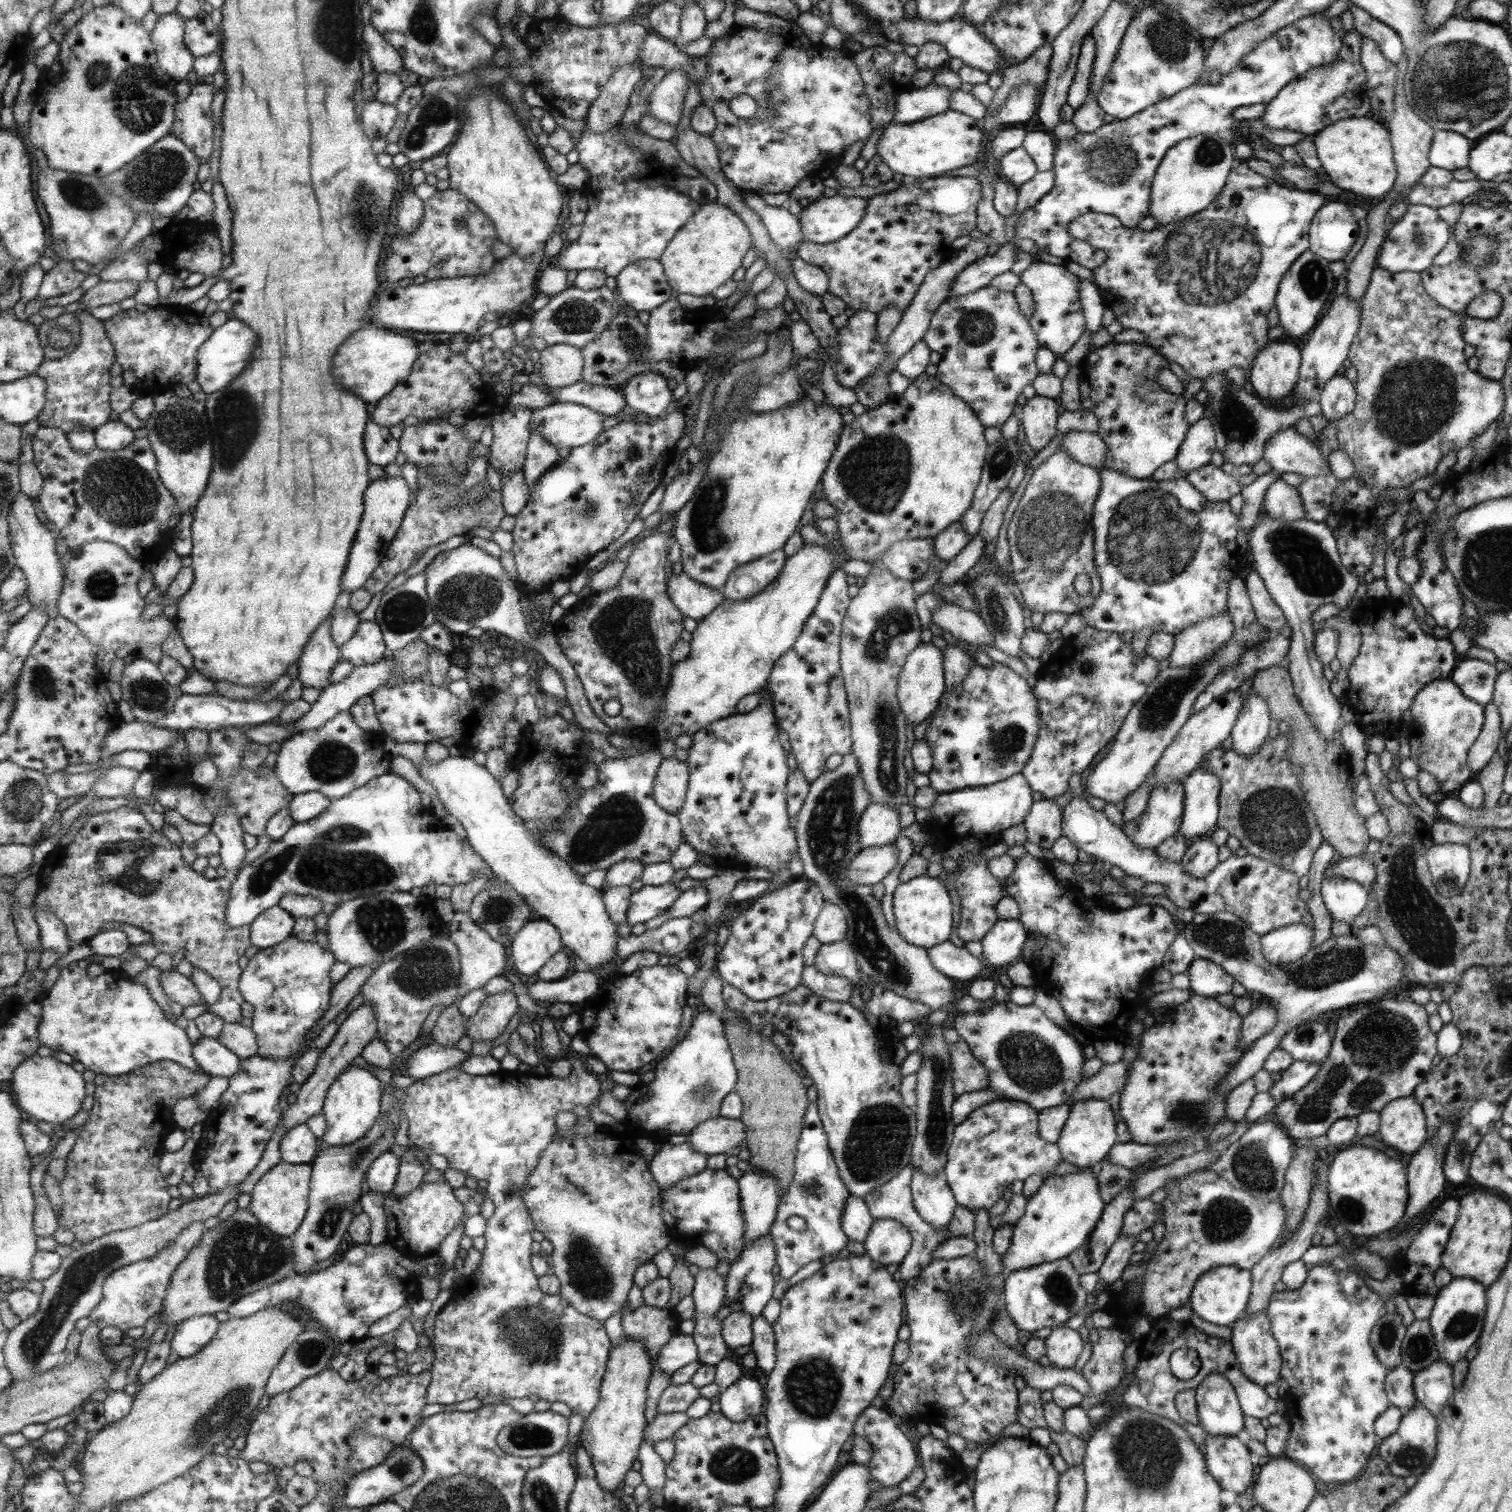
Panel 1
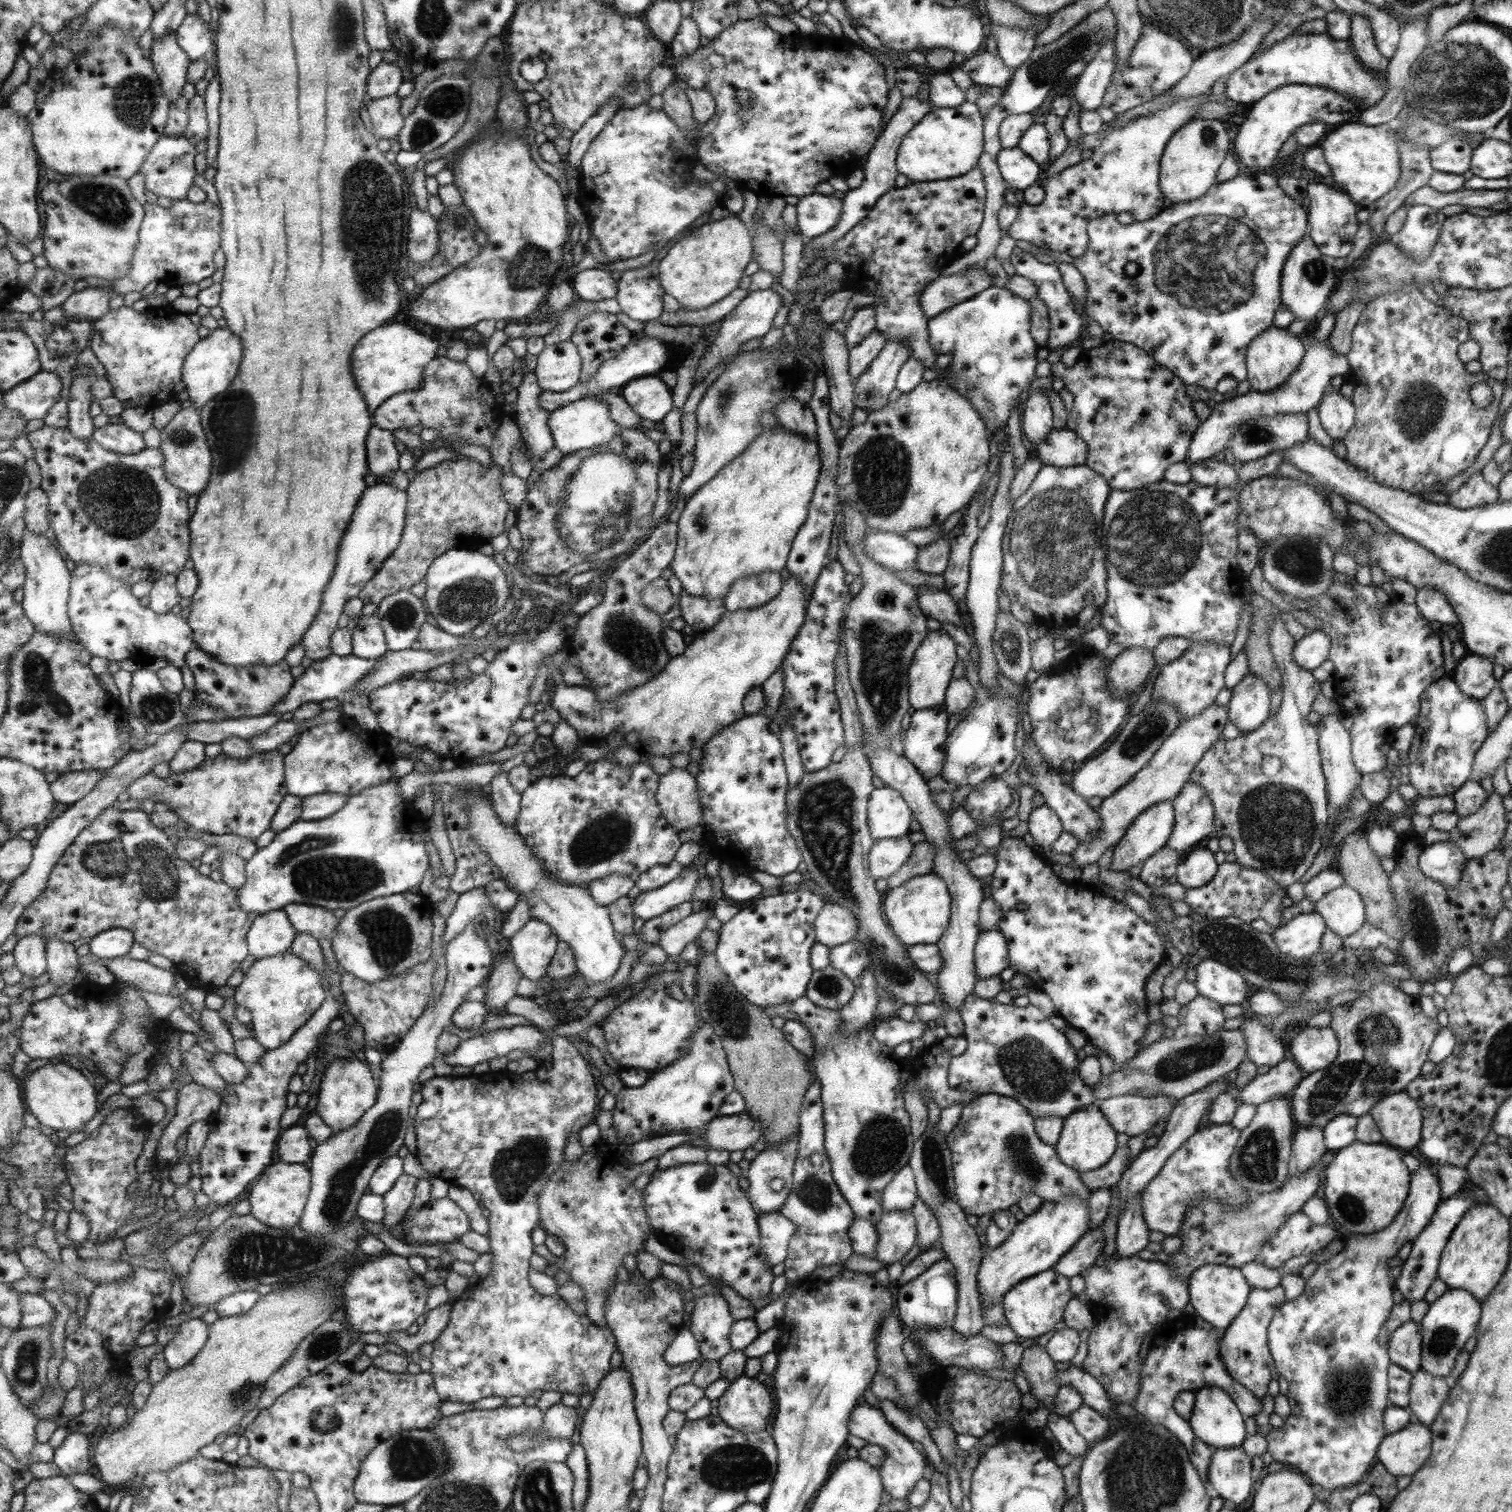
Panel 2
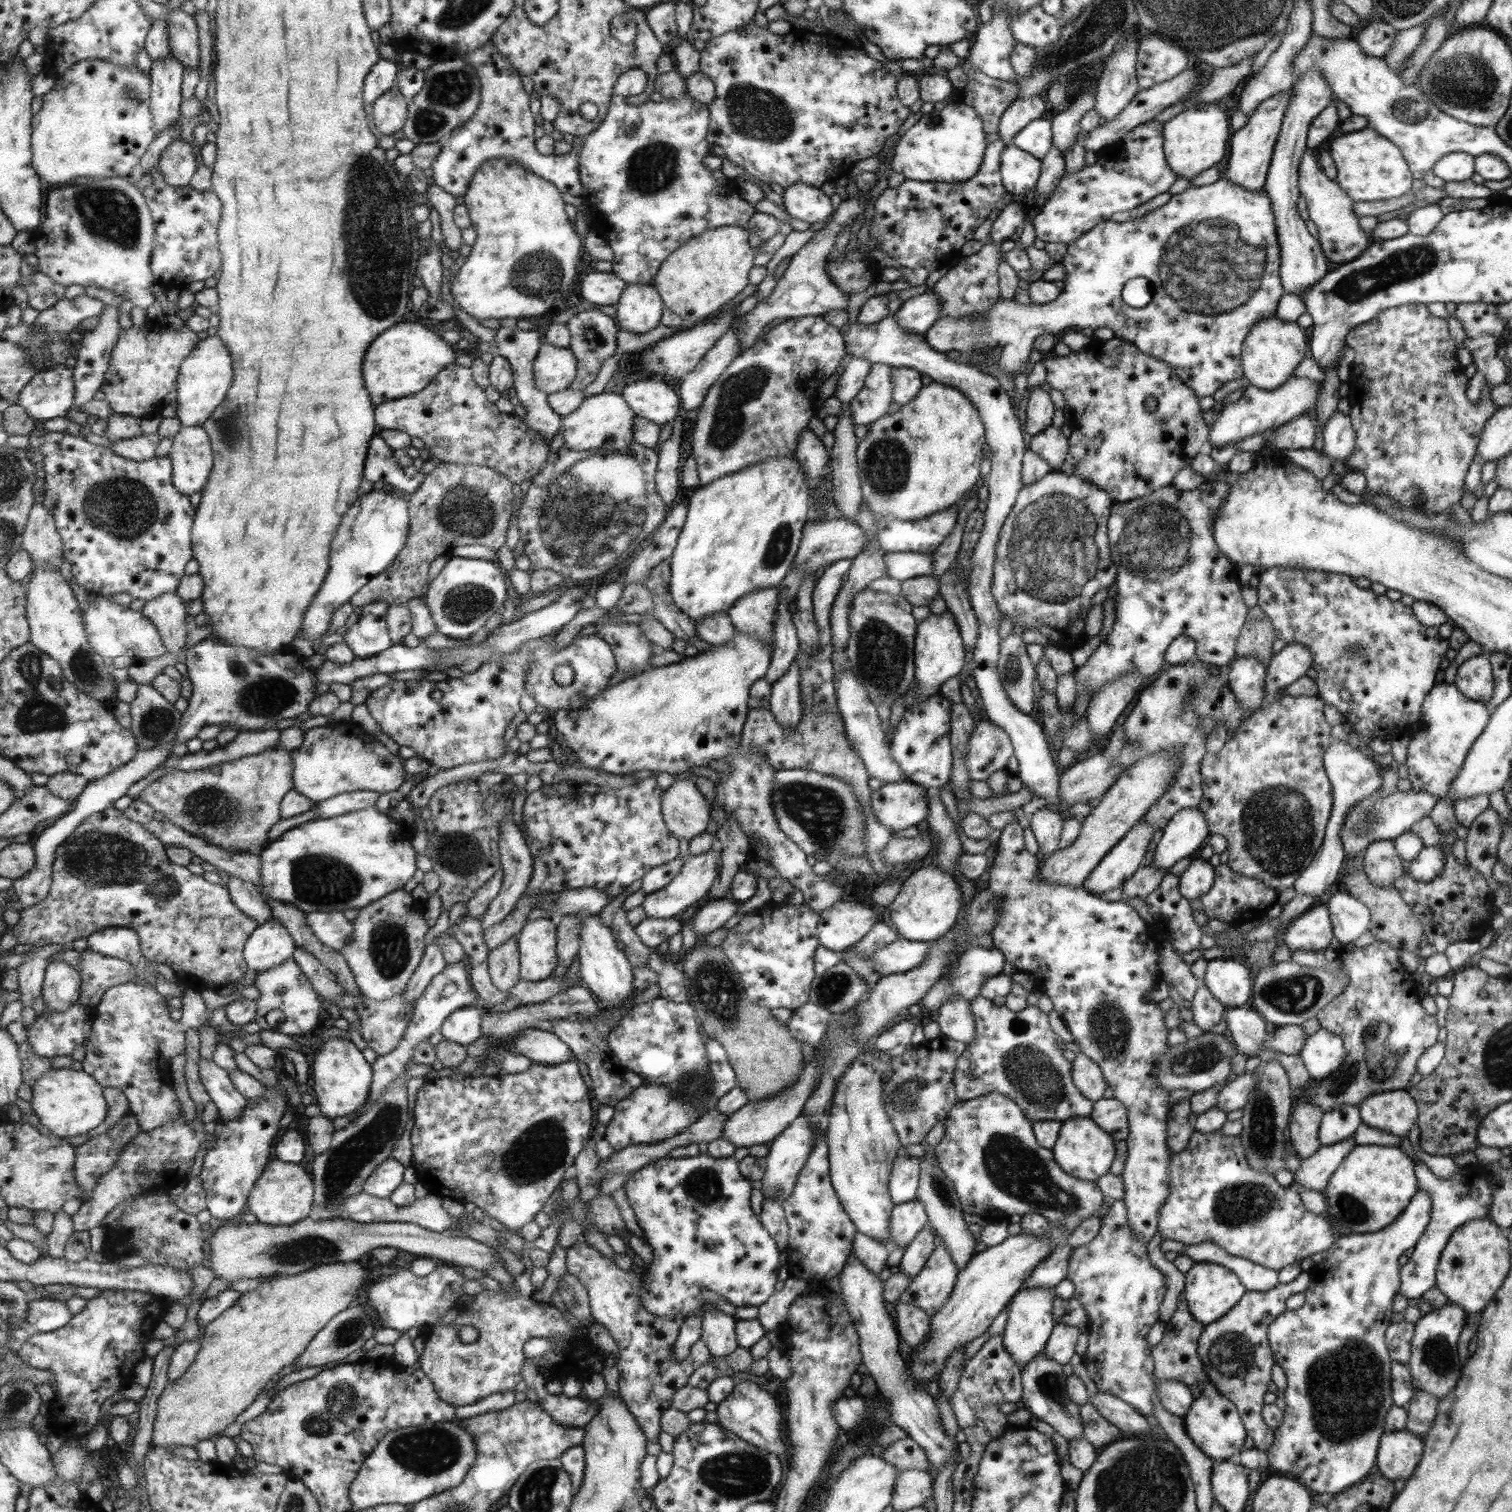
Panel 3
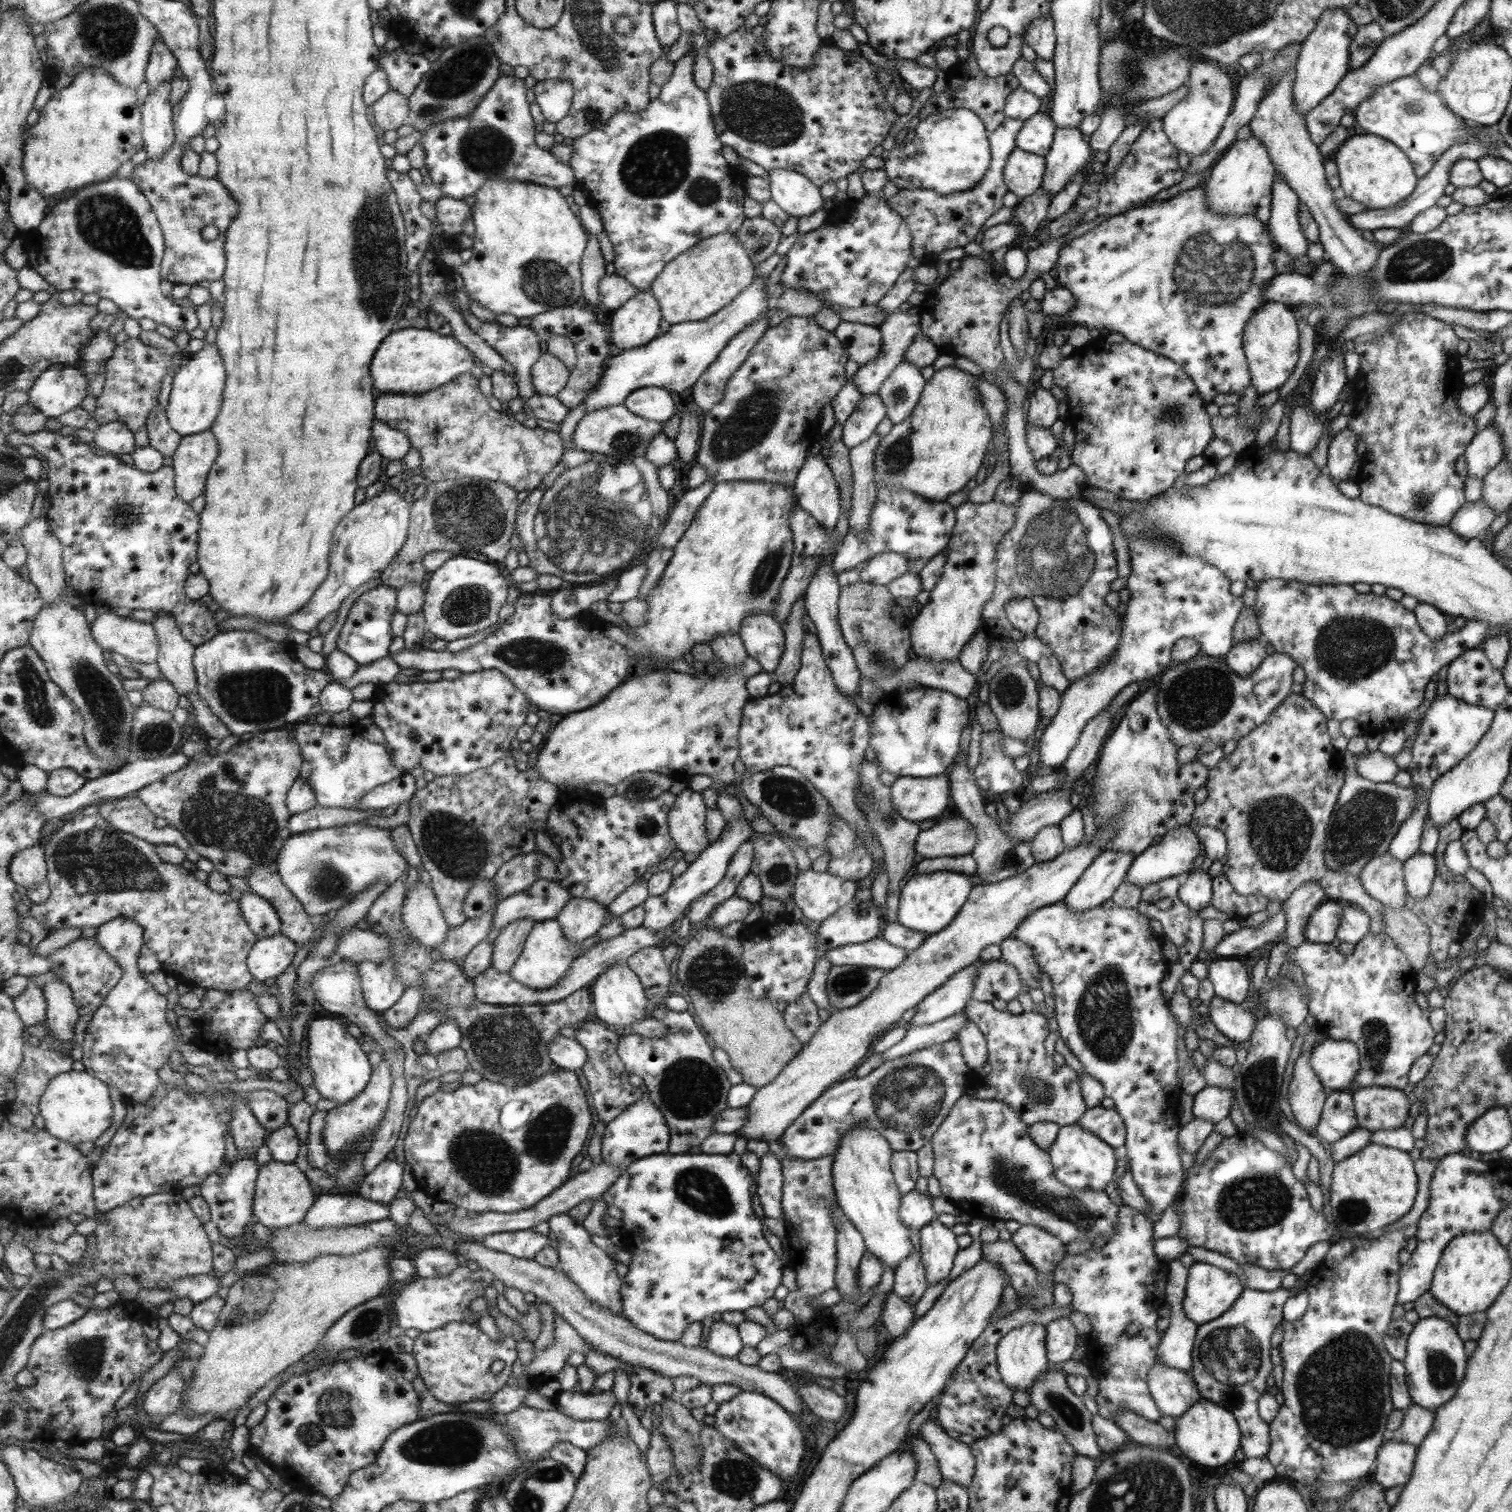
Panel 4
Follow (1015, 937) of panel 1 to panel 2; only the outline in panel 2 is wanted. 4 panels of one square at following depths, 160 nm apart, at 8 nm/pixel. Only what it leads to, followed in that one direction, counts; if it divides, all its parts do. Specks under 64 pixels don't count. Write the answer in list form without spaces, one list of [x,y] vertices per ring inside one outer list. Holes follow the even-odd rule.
[[[997,929],[980,932],[973,955],[977,980],[998,977],[1010,965],[1006,936]]]

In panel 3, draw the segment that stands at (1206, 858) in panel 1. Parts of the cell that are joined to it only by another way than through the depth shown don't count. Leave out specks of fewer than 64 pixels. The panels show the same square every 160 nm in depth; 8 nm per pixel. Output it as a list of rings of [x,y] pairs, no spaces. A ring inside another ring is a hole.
[[[1191,857],[1191,863],[1178,877],[1178,891],[1187,900],[1197,900],[1210,892],[1213,882],[1213,868]]]

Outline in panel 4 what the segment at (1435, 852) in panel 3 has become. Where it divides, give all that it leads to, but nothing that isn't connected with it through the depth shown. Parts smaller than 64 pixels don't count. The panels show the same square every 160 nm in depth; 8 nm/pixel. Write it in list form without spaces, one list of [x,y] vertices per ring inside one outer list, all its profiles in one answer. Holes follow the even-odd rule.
[[[1415,853],[1402,863],[1402,877],[1406,894],[1411,898],[1425,898],[1435,876],[1435,861],[1432,855]]]

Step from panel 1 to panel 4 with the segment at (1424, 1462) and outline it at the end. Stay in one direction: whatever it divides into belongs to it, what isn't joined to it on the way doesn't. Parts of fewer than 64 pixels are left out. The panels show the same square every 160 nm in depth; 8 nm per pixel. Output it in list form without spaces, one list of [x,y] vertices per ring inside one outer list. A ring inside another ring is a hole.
[[[1387,1440],[1379,1447],[1376,1465],[1373,1467],[1371,1480],[1381,1487],[1389,1489],[1405,1486],[1414,1471],[1414,1459],[1418,1448],[1409,1443]]]

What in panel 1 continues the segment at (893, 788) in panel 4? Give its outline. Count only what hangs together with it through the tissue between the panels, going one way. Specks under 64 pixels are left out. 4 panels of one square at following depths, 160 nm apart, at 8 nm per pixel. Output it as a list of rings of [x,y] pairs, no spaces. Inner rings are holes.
[[[870,801],[858,822],[858,839],[862,848],[891,845],[901,829],[895,807]]]

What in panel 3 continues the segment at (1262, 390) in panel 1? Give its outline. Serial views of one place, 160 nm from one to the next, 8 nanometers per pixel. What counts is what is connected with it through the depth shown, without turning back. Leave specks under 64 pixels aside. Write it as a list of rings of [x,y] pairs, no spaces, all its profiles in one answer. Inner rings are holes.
[[[1273,314],[1267,320],[1259,321],[1246,334],[1241,348],[1242,373],[1249,385],[1264,391],[1275,390],[1289,380],[1295,366],[1305,358],[1305,352],[1307,340],[1303,330],[1295,322],[1284,321]]]

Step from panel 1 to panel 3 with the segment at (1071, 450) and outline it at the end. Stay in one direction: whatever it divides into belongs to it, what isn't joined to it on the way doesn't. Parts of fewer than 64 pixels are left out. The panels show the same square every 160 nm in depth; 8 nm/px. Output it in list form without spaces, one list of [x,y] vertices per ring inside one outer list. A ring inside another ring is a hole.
[[[1048,426],[1037,434],[1030,435],[1029,448],[1041,460],[1045,460],[1051,468],[1061,468],[1069,444],[1066,442],[1066,437],[1059,432],[1059,429]]]

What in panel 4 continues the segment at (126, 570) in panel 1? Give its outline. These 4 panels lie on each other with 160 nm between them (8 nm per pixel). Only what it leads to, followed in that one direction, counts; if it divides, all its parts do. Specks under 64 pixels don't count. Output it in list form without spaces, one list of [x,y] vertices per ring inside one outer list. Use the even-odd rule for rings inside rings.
[[[104,609],[93,622],[95,640],[107,650],[139,664],[158,662],[160,642],[153,624],[119,617]]]

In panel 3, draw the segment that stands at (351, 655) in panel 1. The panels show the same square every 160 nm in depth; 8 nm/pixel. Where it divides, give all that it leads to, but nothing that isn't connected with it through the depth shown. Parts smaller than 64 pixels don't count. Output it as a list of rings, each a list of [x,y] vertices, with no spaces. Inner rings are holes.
[[[373,602],[362,608],[362,614],[354,625],[346,630],[343,639],[358,658],[370,659],[394,645],[390,635],[387,602]]]

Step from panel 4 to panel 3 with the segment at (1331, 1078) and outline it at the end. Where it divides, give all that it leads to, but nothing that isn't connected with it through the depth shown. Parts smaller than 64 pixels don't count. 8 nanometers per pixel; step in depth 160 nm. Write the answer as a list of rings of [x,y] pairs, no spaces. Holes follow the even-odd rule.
[[[1320,1028],[1305,1039],[1298,1054],[1311,1082],[1321,1082],[1341,1068],[1346,1047],[1339,1035]]]

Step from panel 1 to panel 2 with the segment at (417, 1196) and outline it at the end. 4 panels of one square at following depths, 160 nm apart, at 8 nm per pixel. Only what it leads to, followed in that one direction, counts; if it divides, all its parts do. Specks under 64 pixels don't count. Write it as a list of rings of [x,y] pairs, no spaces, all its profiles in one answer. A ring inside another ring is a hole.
[[[448,1196],[429,1199],[410,1220],[411,1234],[420,1244],[456,1242],[471,1230],[469,1216]]]

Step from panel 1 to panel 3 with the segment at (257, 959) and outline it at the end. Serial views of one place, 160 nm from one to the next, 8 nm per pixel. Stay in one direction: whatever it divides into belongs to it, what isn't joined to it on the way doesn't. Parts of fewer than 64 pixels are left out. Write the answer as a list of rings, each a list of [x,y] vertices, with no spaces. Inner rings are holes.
[[[294,959],[287,961],[282,966],[277,966],[270,970],[265,970],[256,975],[254,985],[257,988],[256,1001],[258,1002],[258,1014],[256,1022],[261,1028],[266,1028],[265,1015],[271,1010],[282,1011],[285,1015],[285,1021],[270,1030],[279,1031],[285,1034],[303,1035],[306,1032],[312,1032],[319,1027],[319,1016],[321,1016],[321,997],[319,992],[315,991],[309,978],[303,973],[299,964]]]

